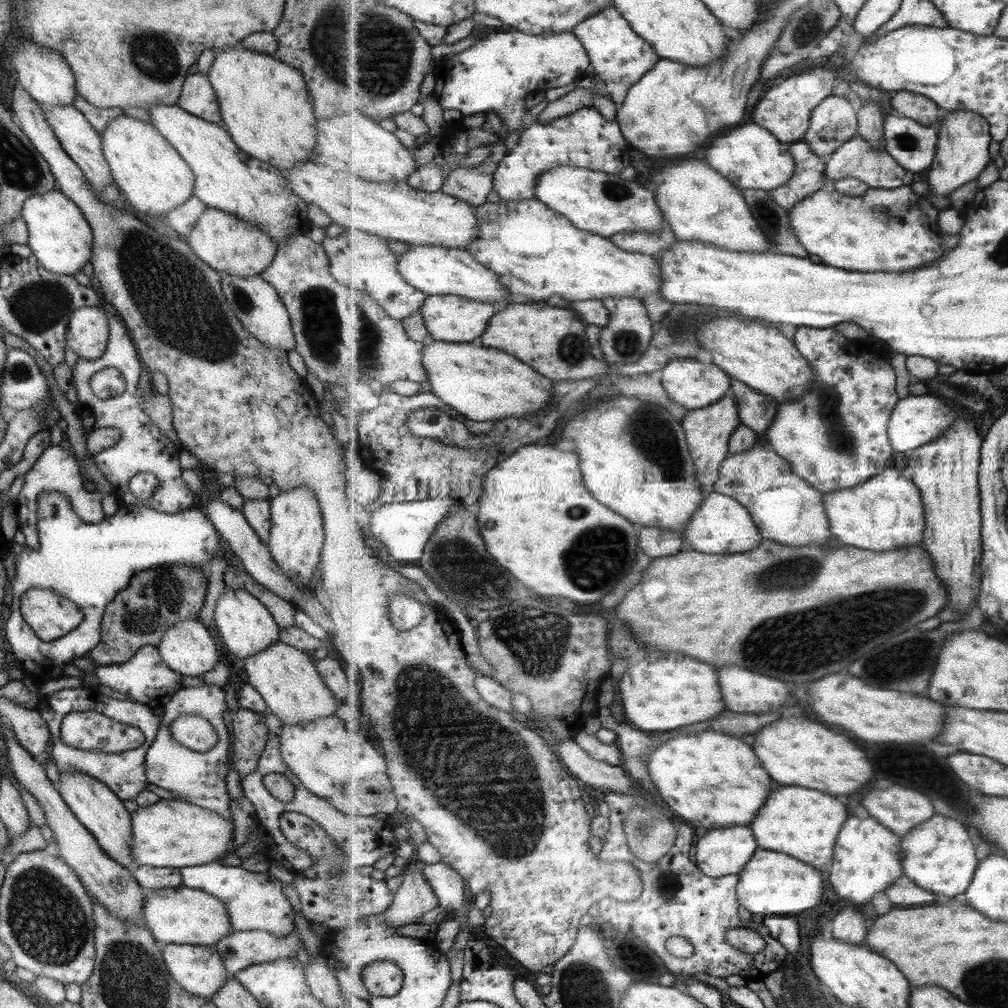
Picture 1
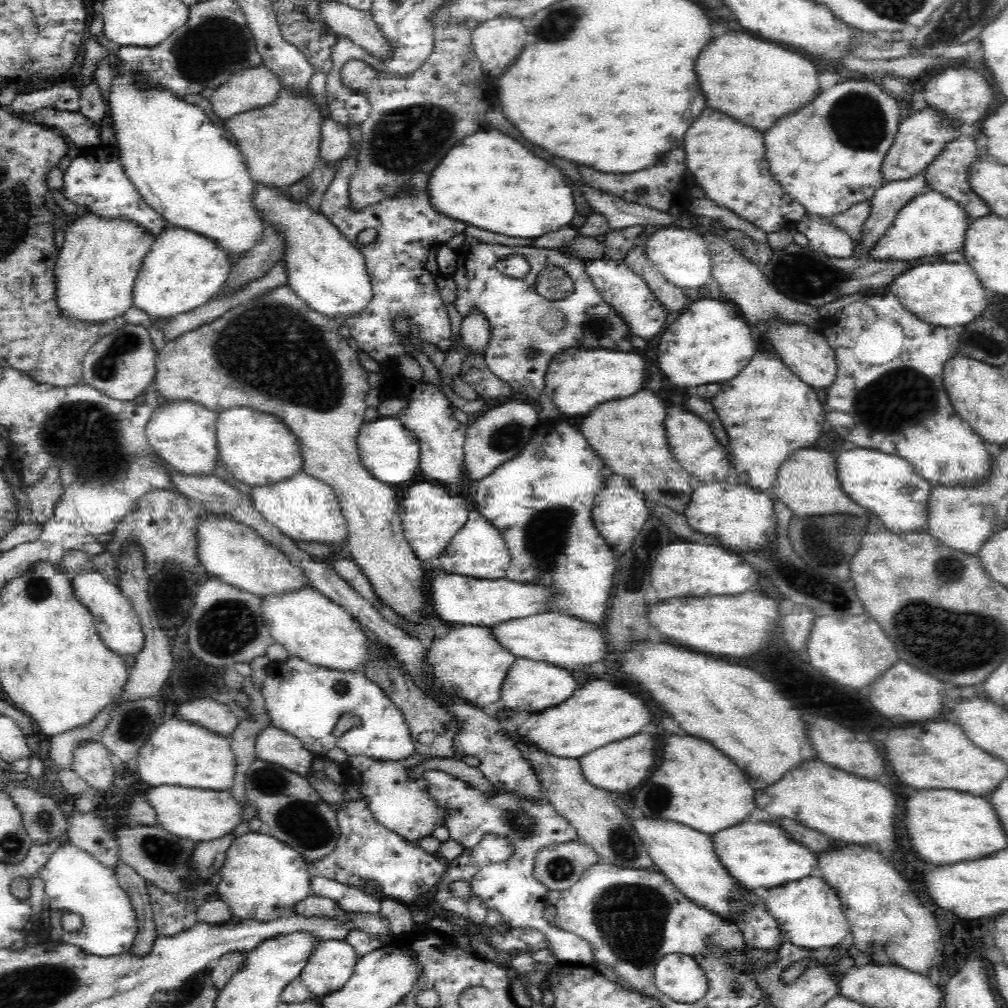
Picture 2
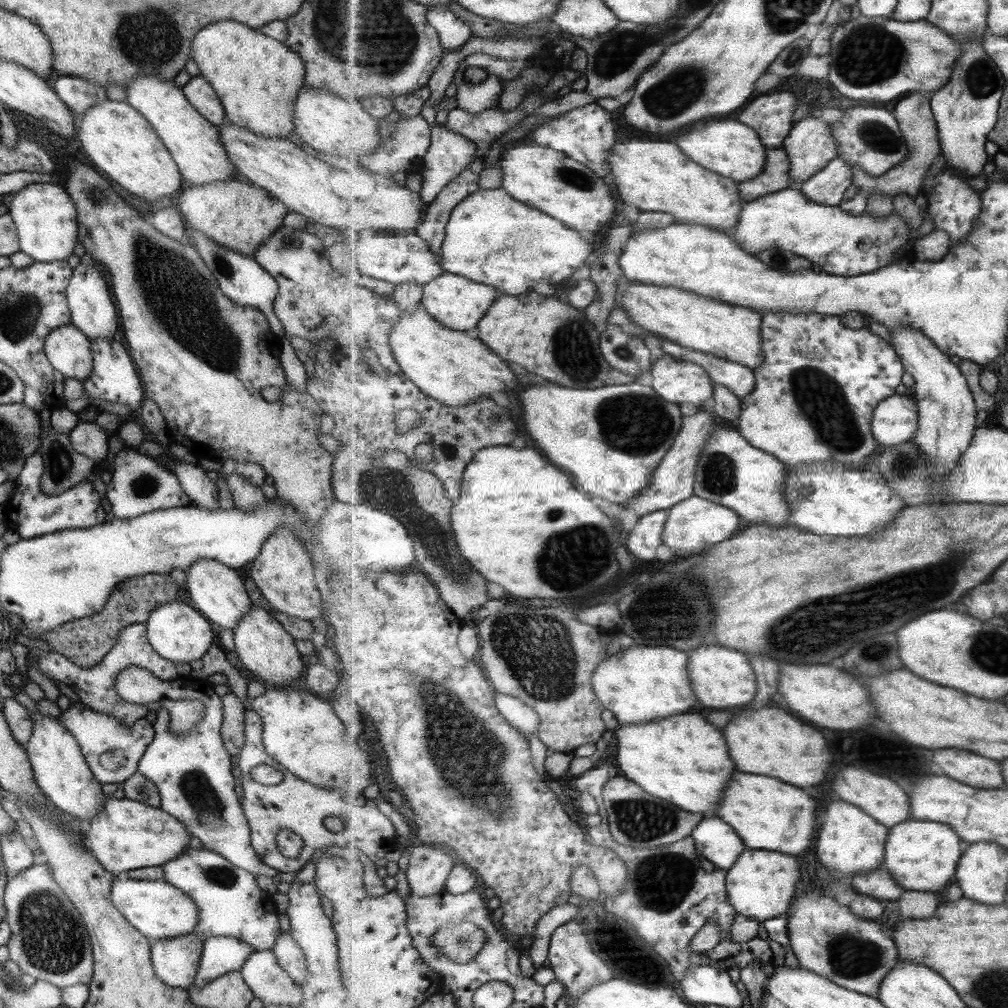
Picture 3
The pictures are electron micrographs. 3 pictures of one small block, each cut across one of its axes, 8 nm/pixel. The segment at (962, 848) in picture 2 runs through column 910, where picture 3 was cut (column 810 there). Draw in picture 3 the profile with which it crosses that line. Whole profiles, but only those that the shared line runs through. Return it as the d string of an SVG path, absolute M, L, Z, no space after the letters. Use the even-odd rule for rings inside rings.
M738 772L728 788L728 796L716 816L728 820L732 828L744 837L750 849L768 850L800 856L810 850L818 830L818 800L806 790L786 784L770 776Z

